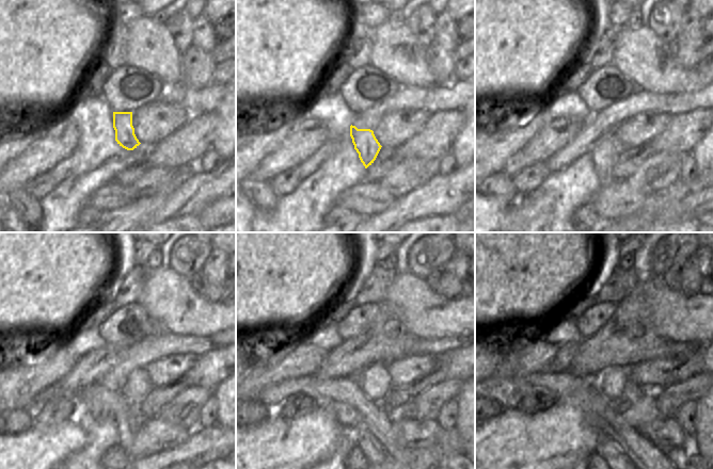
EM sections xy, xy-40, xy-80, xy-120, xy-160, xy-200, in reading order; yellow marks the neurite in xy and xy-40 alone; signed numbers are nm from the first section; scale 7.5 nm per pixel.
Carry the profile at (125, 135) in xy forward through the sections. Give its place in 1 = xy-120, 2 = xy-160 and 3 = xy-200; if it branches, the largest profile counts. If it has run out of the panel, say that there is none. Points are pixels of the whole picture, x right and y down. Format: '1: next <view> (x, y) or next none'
1: next xy-120 (126, 427)
2: next xy-160 (370, 448)
3: next xy-200 (607, 448)

